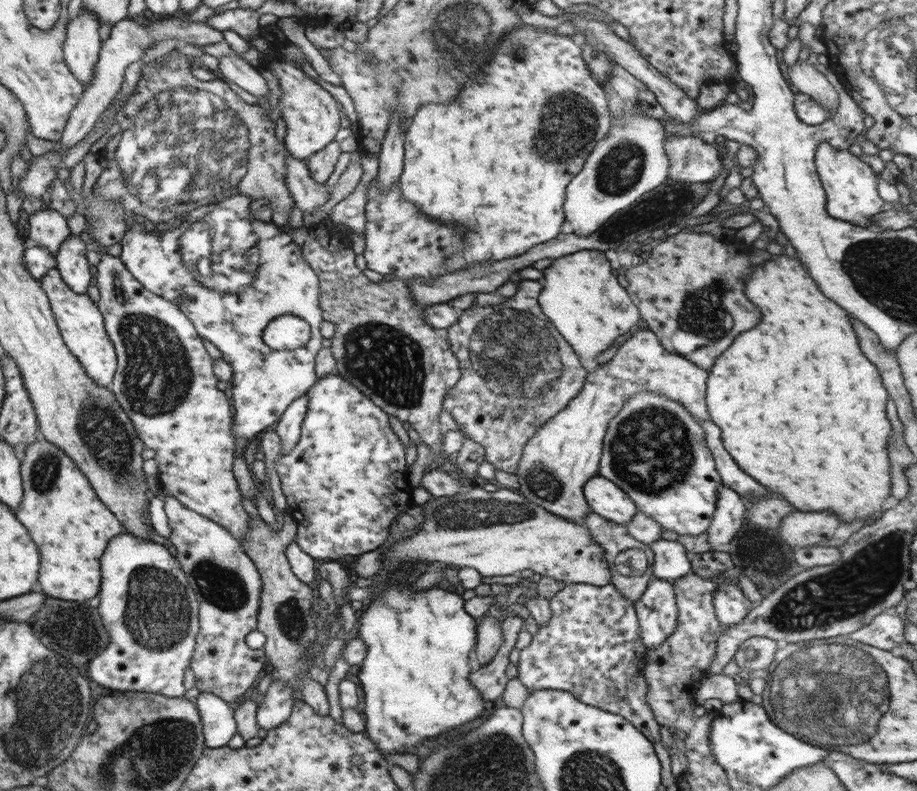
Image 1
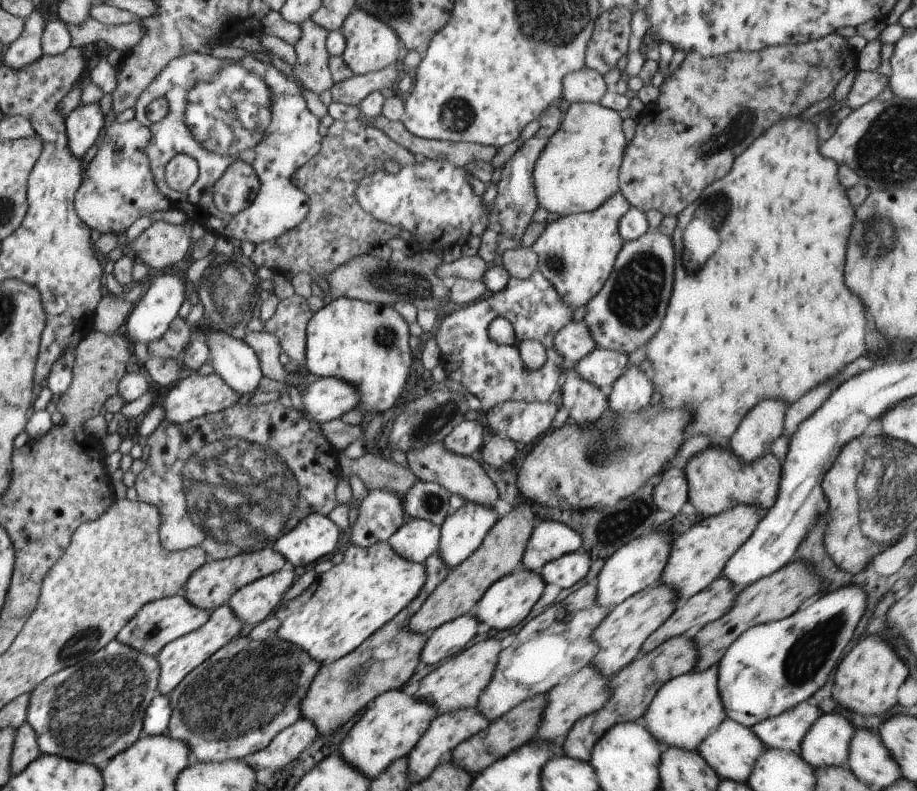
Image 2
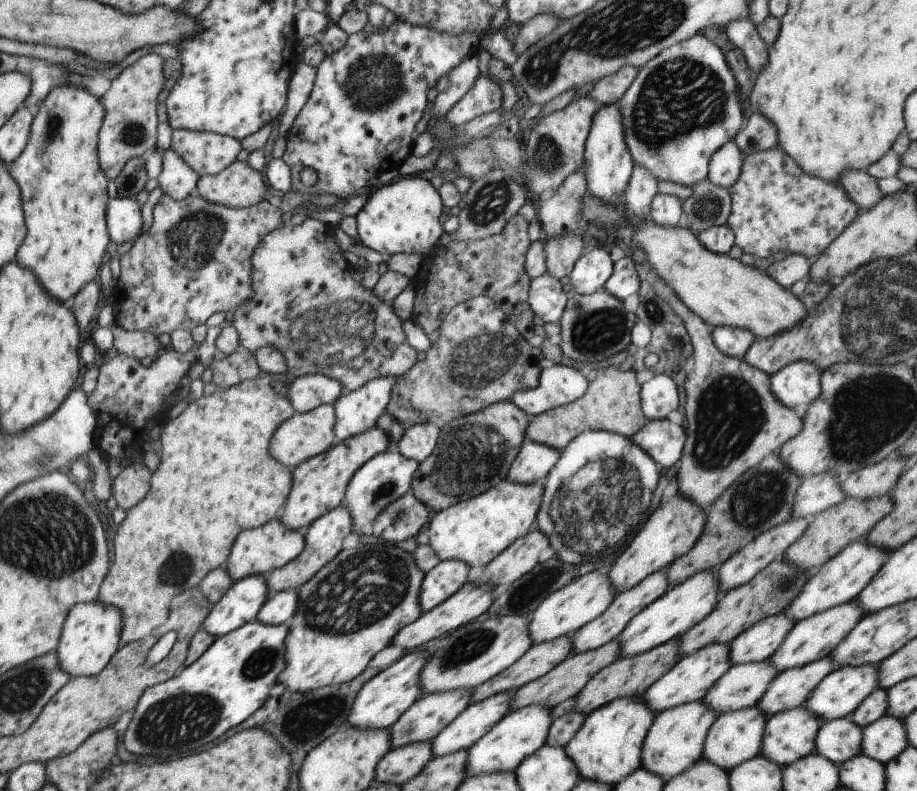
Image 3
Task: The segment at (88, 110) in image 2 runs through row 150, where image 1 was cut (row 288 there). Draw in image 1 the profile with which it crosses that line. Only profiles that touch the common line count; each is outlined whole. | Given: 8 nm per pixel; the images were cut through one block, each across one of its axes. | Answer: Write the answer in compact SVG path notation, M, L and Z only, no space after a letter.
M70 234L62 241L61 248L55 254L55 267L66 284L78 294L87 294L87 288L92 284L92 274L86 259L87 250L89 246L80 237Z

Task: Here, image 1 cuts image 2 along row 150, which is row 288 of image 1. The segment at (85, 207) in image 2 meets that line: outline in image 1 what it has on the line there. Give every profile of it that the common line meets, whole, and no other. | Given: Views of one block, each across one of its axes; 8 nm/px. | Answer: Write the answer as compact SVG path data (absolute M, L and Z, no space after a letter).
M102 254L96 270L94 280L100 292L96 305L103 314L105 331L117 355L117 370L109 390L121 403L126 415L133 419L142 442L156 451L157 475L162 490L198 514L221 524L242 542L247 537L249 522L236 486L237 478L232 474L232 458L237 450L232 408L226 394L216 388L218 380L212 374L212 358L208 356L202 338L196 334L196 326L173 301L154 294L138 282L120 257Z

